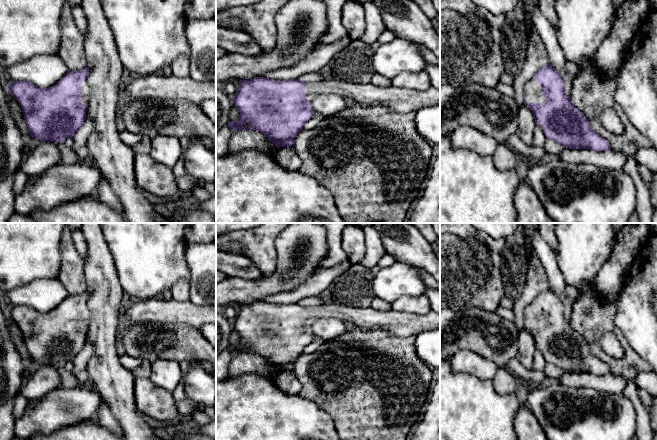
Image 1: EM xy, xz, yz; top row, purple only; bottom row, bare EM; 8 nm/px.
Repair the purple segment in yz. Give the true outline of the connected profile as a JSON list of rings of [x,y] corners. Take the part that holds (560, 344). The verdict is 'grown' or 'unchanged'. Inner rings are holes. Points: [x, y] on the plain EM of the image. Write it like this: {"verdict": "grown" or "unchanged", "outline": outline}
{"verdict": "grown", "outline": [[[547,288],[539,293],[524,311],[524,329],[533,337],[535,348],[539,350],[547,363],[551,363],[569,373],[588,373],[608,375],[608,364],[594,356],[589,345],[565,319],[565,309],[561,299]]]}

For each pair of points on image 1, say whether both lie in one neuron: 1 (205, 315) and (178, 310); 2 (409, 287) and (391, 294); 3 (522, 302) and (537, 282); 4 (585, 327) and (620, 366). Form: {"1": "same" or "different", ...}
{"1": "same", "2": "same", "3": "same", "4": "same"}

